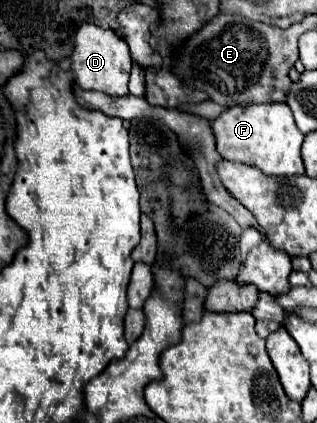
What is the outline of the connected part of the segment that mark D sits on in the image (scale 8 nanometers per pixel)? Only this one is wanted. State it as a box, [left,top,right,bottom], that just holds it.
[71,24,131,96]

